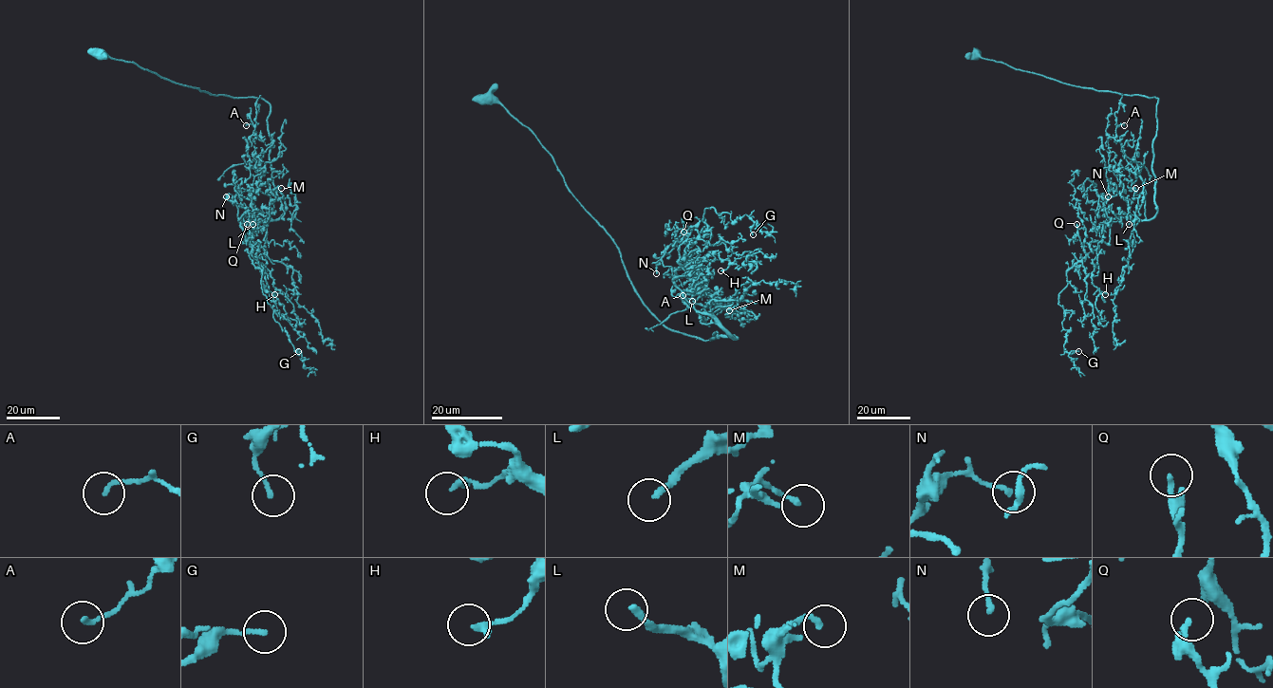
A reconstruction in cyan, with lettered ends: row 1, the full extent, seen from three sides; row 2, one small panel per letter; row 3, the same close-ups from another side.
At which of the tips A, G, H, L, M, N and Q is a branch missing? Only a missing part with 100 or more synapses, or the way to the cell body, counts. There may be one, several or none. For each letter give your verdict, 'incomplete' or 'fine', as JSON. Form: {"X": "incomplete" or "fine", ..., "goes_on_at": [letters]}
{"A": "fine", "G": "fine", "H": "fine", "L": "incomplete", "M": "fine", "N": "fine", "Q": "fine", "goes_on_at": ["L"]}

